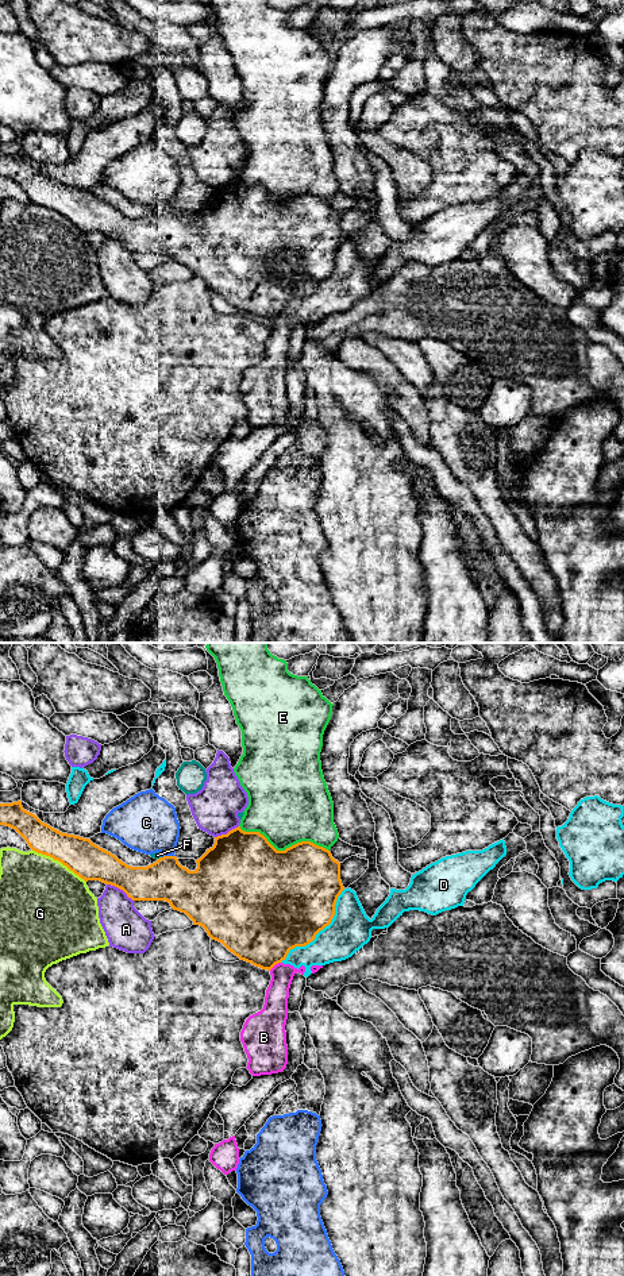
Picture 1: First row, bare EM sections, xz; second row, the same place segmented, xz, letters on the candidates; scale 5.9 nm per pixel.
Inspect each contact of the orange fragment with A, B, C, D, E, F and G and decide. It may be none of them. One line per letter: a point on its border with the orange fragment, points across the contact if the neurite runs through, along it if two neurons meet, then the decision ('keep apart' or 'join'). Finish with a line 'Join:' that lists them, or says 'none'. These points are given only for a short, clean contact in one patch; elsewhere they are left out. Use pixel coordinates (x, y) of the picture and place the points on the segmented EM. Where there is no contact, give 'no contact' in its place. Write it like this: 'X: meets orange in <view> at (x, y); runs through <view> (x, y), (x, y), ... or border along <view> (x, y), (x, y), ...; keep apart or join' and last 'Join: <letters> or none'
A: meets orange in xz at (120, 889); keep apart
B: meets orange in xz at (274, 964); border along xz (280, 962), (269, 970); keep apart
C: meets orange in xz at (168, 856); keep apart
D: meets orange in xz at (319, 931); keep apart
E: meets orange in xz at (285, 849); keep apart
F: meets orange in xz at (160, 858); keep apart
G: meets orange in xz at (58, 860); keep apart
Join: none

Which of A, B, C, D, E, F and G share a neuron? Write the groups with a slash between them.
A / B D / C / E / F / G

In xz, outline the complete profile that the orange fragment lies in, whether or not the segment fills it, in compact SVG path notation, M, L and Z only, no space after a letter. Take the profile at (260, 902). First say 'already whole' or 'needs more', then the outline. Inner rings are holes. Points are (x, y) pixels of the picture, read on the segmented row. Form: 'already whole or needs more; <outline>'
already whole; M22 801L0 803L0 825L15 829L32 851L61 861L85 882L100 880L115 886L132 901L169 902L172 909L185 913L194 925L203 926L212 940L222 942L240 960L267 971L285 960L290 949L312 942L316 934L331 924L338 897L344 890L340 880L340 863L328 849L311 841L301 841L285 851L277 851L263 834L244 832L240 826L215 837L213 847L196 860L197 868L189 871L176 856L159 857L147 867L127 866L89 839L62 833L42 822L35 814L23 809Z

